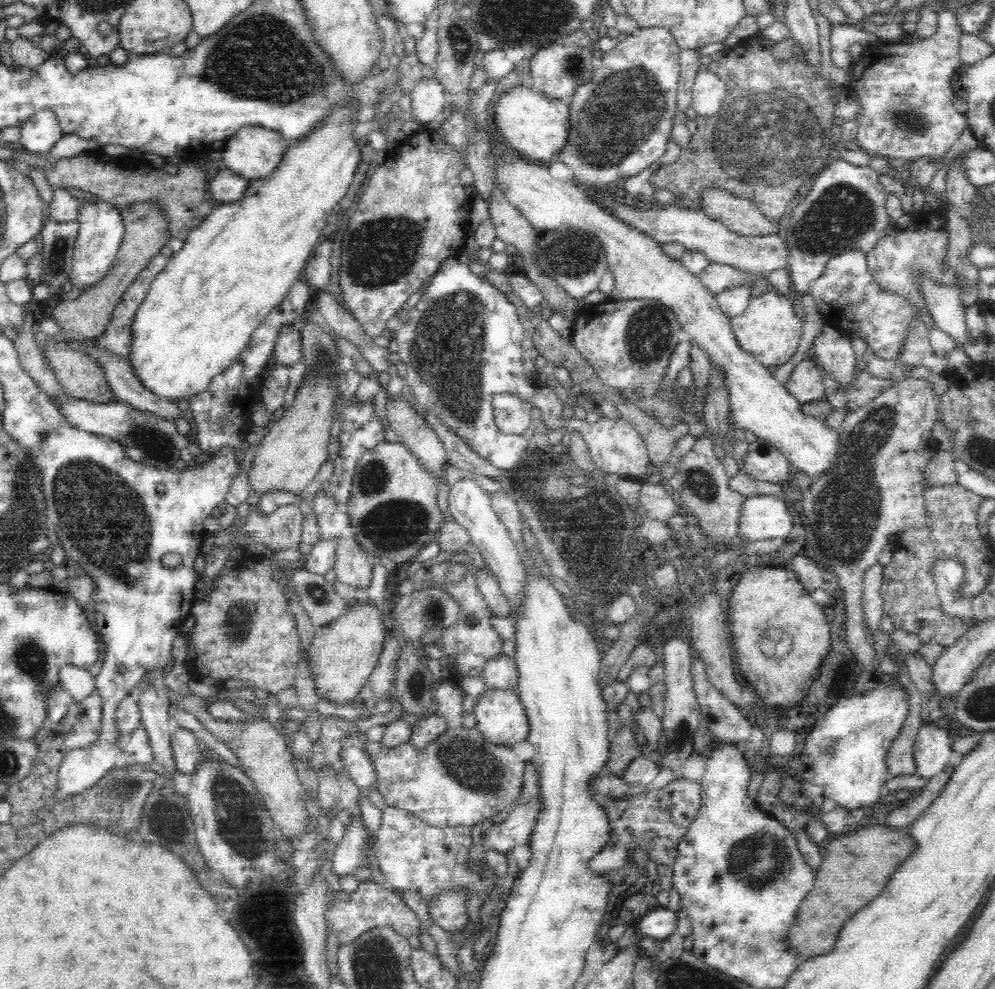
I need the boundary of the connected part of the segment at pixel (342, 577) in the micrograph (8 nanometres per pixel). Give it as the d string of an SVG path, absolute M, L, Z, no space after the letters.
M349 533L338 537L335 543L333 569L337 580L354 588L366 588L370 584L373 568L364 549Z

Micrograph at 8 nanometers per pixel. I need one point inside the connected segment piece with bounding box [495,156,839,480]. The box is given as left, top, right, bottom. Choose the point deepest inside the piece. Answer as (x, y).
(546, 196)

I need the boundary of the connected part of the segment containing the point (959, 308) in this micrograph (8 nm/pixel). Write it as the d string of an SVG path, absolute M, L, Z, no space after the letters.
M921 274L918 289L926 299L926 305L935 326L954 339L956 348L963 350L975 340L966 327L965 310L967 308L962 305L959 288L936 285L936 282L926 279Z

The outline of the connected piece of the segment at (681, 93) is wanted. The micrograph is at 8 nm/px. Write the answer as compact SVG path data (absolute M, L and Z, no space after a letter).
M688 48L679 52L679 83L677 90L677 110L686 112L691 106L691 90L695 83L696 74L702 65L698 54L699 48Z

